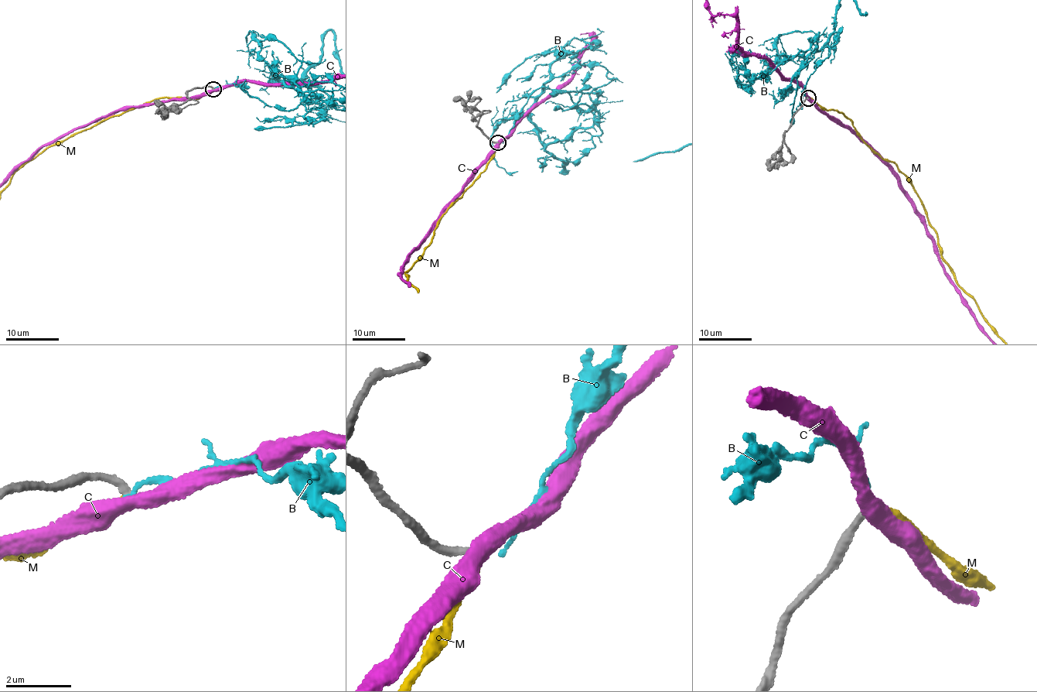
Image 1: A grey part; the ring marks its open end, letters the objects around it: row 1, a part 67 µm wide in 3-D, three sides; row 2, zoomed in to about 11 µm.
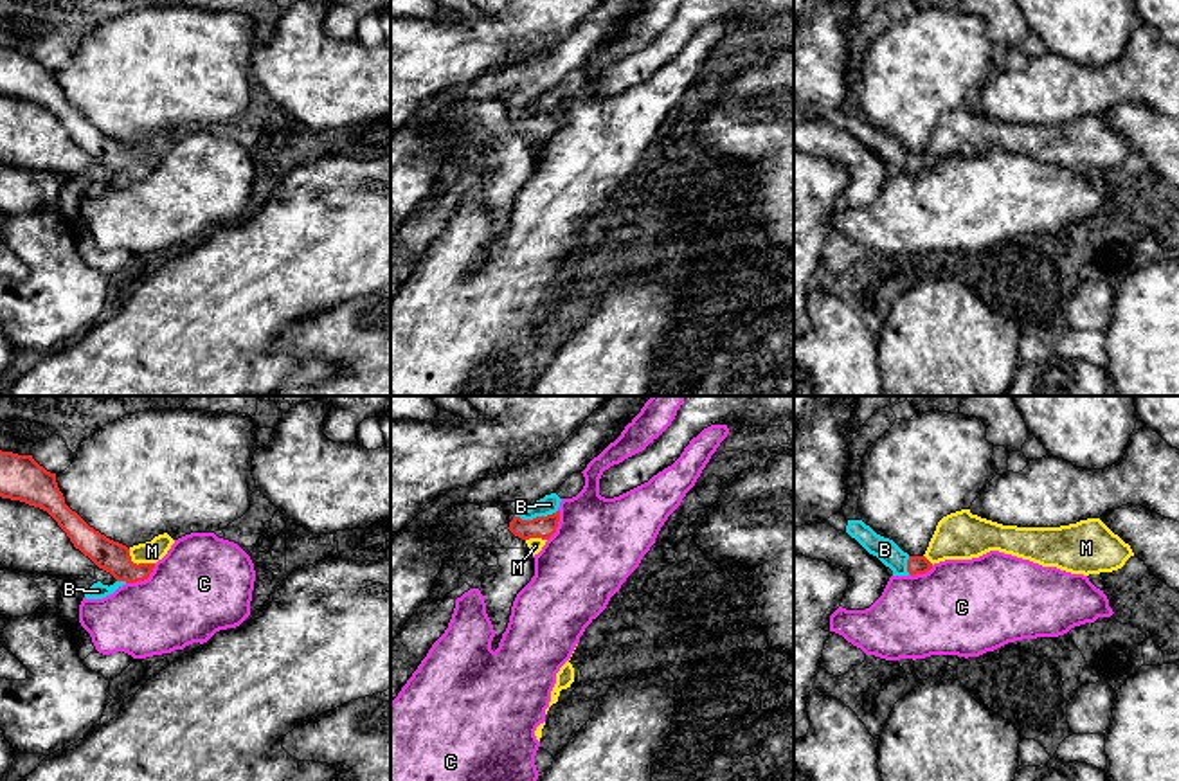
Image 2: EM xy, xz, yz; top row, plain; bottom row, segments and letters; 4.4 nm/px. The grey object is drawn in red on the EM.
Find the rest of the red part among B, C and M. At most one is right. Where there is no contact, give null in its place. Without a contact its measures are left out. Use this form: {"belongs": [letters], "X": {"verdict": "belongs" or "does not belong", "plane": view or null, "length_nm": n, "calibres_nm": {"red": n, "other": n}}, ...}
{"belongs": ["M"], "B": {"verdict": "does not belong", "plane": "xz", "length_nm": 190, "calibres_nm": {"red": 100, "other": 90}}, "C": {"verdict": "does not belong", "plane": "xy", "length_nm": 160, "calibres_nm": {"red": 140, "other": 420}}, "M": {"verdict": "belongs", "plane": "xy", "length_nm": 140, "calibres_nm": {"red": 140, "other": 100}}}

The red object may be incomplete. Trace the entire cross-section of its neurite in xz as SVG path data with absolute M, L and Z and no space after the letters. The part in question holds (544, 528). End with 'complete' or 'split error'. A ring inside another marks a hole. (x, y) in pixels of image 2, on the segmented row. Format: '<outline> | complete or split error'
M560 511L547 515L547 516L536 516L533 520L522 520L520 516L513 516L509 522L509 531L522 538L531 554L538 554L545 542L556 533L560 522Z | split error

